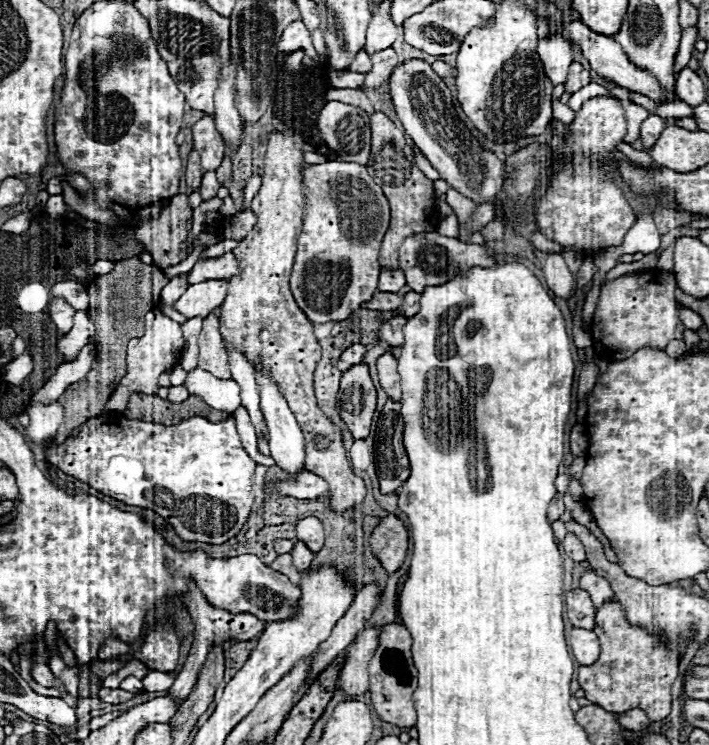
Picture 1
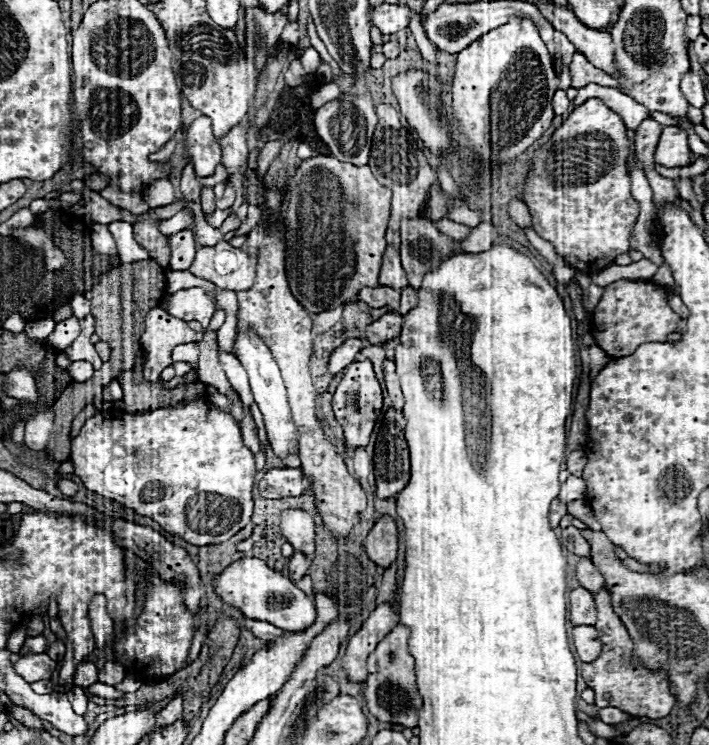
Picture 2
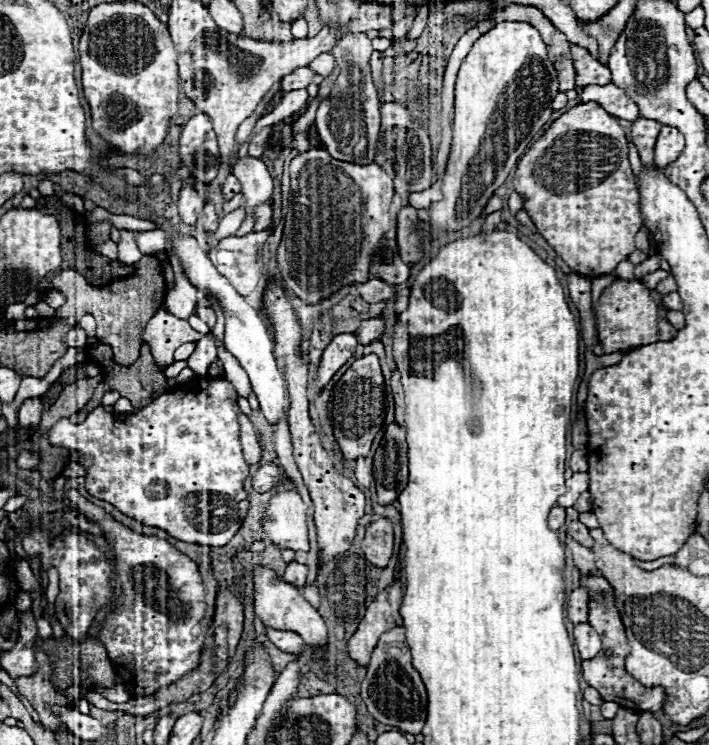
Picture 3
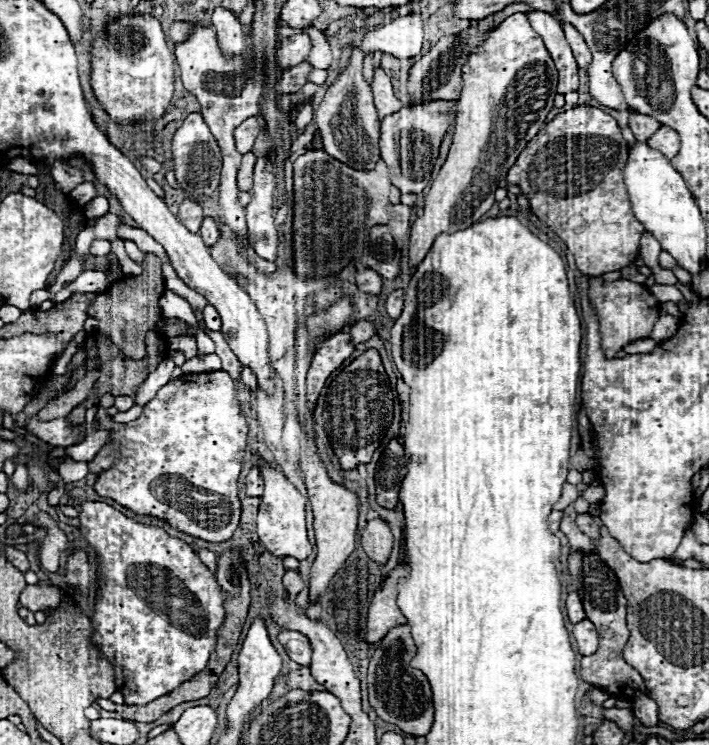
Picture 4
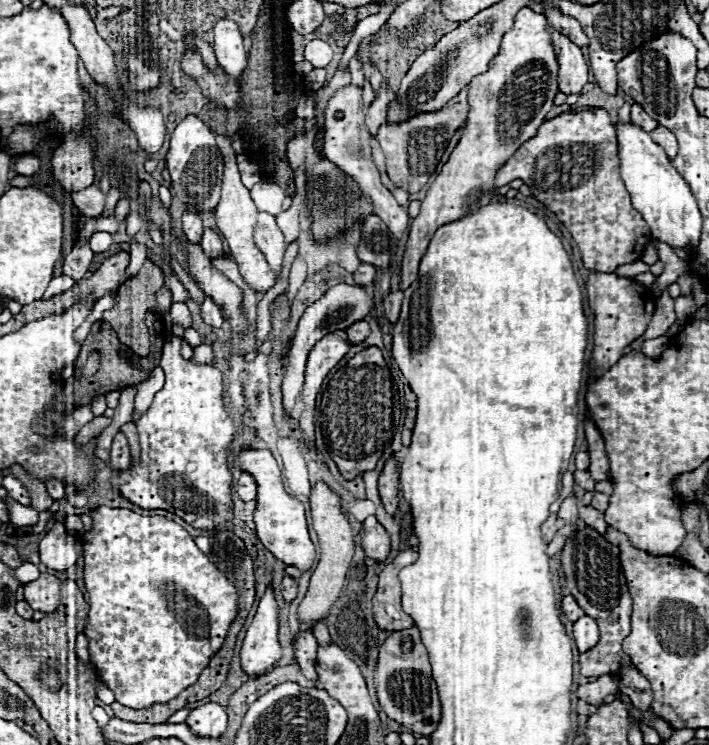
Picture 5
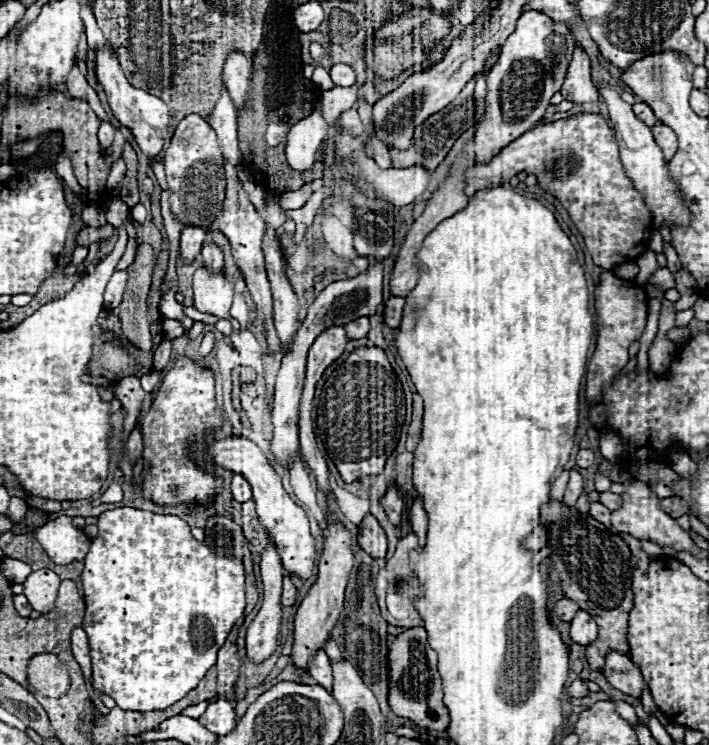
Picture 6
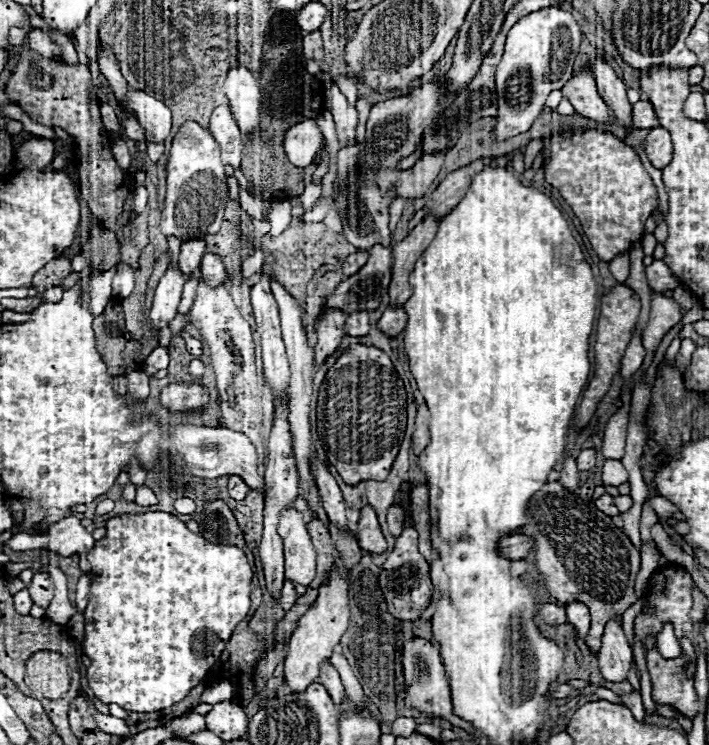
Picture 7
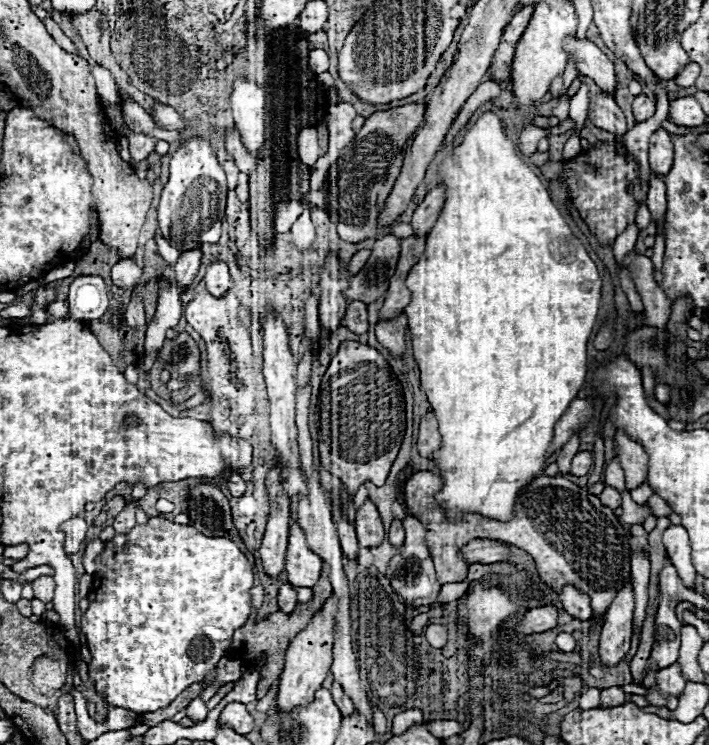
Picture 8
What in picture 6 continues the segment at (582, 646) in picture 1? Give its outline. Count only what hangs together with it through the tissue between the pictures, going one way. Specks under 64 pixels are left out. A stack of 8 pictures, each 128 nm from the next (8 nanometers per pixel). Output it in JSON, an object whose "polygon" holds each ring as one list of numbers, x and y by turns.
{"polygon":[[578,610,570,624,572,624,572,626,570,626,570,638,572,638,576,644,588,646,590,642,596,640,598,626,596,626,596,622,592,620,592,616,590,616,588,612]]}

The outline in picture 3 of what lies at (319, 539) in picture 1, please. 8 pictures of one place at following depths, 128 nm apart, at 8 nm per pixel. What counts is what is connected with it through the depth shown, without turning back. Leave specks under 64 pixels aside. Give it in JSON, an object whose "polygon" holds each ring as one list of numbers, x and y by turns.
{"polygon":[[274,490,268,506,266,506,266,514,262,520,264,532,266,536,272,540,272,544,276,544,278,548,286,550,294,550,294,552,308,552,308,528,306,528,306,510,308,506,304,504,304,500,300,498,300,494,296,490]]}

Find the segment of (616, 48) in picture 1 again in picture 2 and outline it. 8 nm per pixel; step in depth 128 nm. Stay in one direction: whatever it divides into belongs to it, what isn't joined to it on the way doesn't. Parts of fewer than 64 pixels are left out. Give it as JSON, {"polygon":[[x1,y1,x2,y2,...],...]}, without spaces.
{"polygon":[[538,2,538,8,544,14,544,18,556,30,564,32,568,40,576,46,576,50,582,52,596,68,602,68,604,72,616,76,614,42,610,34,584,26,576,16,572,16,572,10,568,10,566,6,554,2]]}

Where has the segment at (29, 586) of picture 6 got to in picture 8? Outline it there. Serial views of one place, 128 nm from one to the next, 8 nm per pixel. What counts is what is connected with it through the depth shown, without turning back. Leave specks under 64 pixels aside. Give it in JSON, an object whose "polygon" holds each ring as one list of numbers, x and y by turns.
{"polygon":[[40,576,32,582,32,588,34,588,34,598,42,600,42,602,52,602,52,596,54,596,54,578,52,576]]}

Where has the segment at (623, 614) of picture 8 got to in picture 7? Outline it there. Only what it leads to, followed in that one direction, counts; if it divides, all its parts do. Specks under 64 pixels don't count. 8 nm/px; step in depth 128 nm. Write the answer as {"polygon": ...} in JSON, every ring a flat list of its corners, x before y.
{"polygon":[[614,618,606,624,602,646,598,650,598,666,608,682,622,682,628,676,632,662,632,648,628,644,622,620]]}

